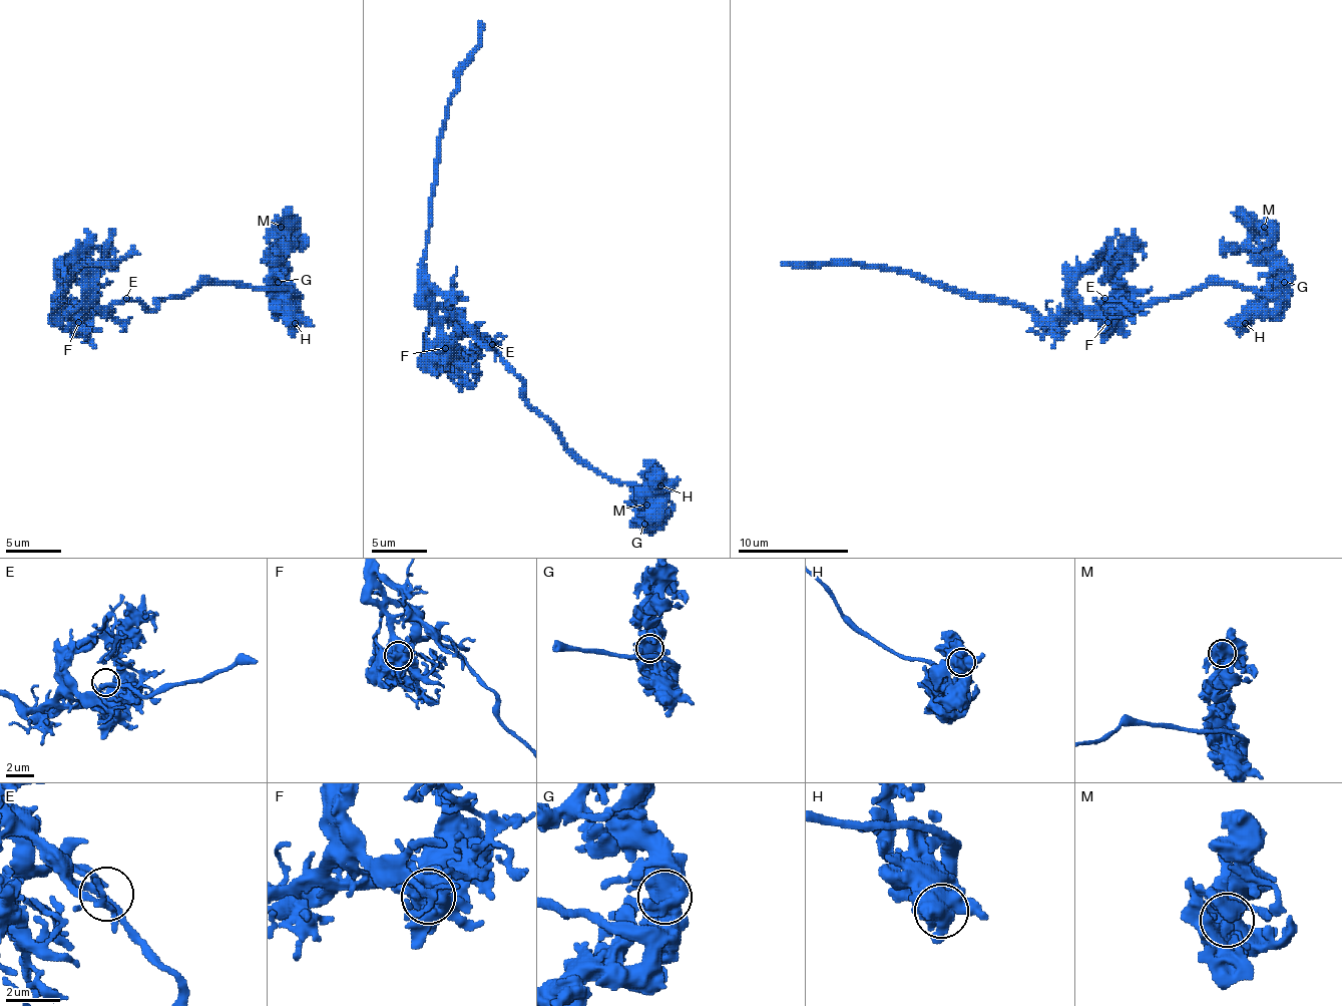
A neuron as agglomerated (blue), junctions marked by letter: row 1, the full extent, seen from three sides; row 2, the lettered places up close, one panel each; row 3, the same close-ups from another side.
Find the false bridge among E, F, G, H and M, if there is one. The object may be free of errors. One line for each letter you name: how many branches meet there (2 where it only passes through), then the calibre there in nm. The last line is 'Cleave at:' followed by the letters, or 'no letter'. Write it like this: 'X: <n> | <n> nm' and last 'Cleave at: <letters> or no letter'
Cleave at: no letter

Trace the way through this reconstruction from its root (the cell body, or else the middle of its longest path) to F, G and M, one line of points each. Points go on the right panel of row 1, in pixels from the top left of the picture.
F: (1107, 301), (1098, 301), (1093, 306), (1079, 306), (1084, 315), (1101, 317), (1107, 323)
G: (1107, 301), (1127, 301), (1141, 309), (1168, 298), (1182, 298), (1209, 284), (1253, 287), (1270, 298), (1284, 282)
M: (1107, 301), (1127, 301), (1141, 309), (1209, 284), (1253, 287), (1267, 298), (1284, 282), (1284, 260), (1264, 227)

